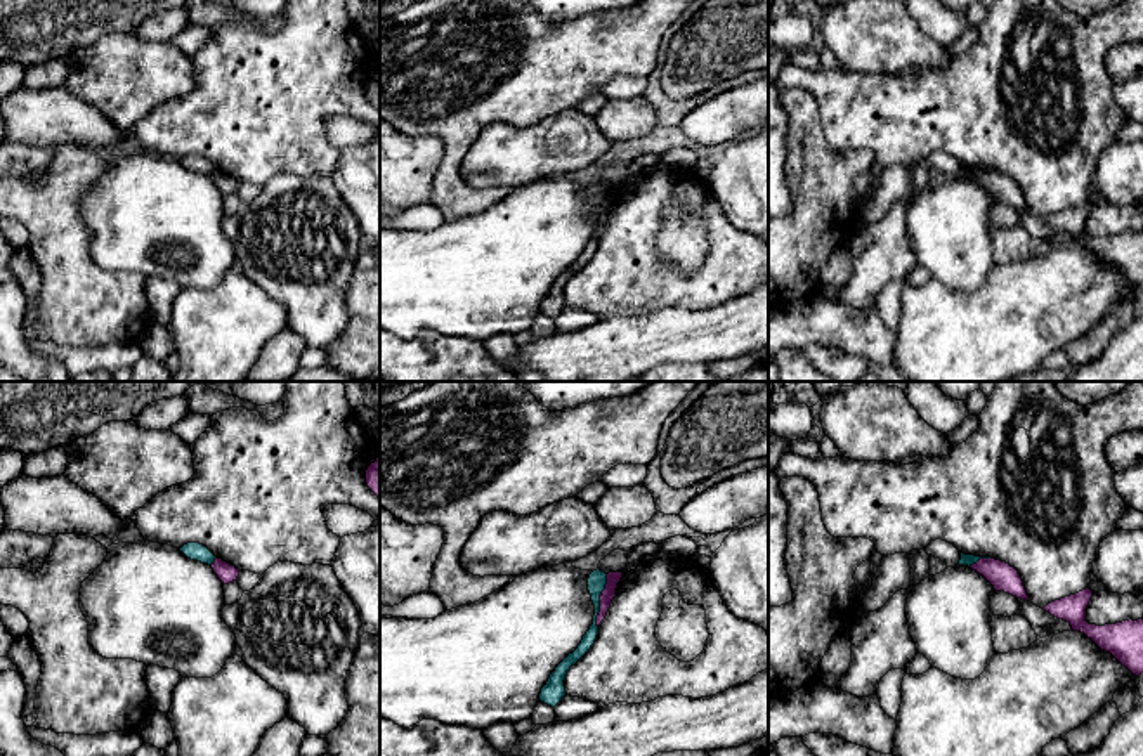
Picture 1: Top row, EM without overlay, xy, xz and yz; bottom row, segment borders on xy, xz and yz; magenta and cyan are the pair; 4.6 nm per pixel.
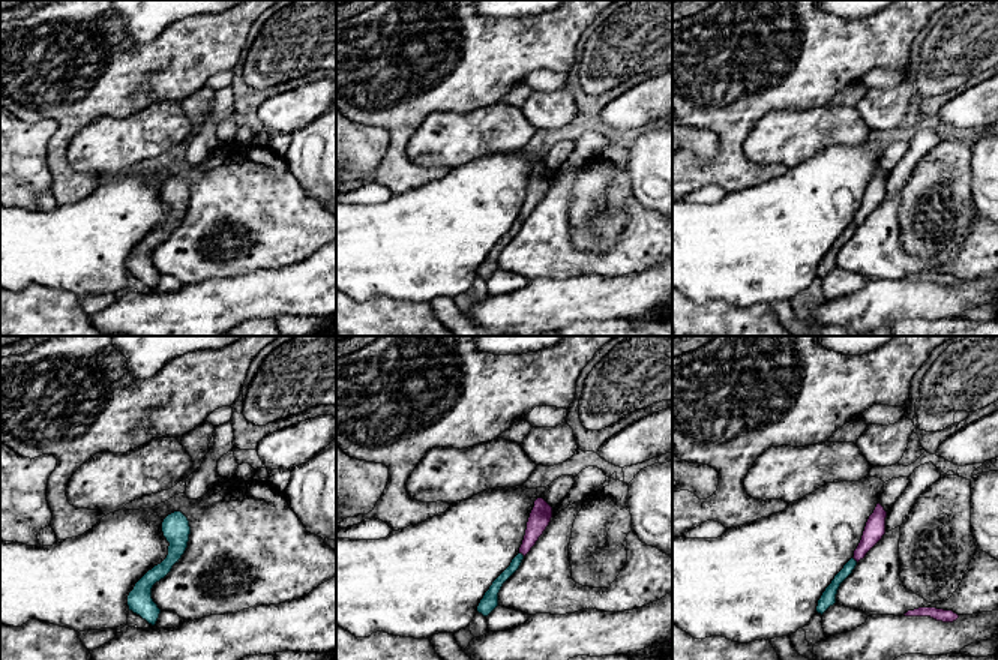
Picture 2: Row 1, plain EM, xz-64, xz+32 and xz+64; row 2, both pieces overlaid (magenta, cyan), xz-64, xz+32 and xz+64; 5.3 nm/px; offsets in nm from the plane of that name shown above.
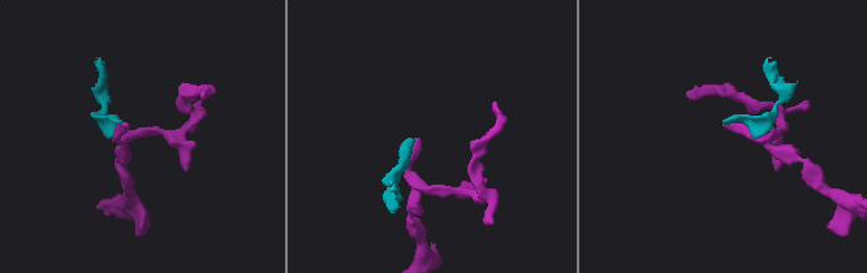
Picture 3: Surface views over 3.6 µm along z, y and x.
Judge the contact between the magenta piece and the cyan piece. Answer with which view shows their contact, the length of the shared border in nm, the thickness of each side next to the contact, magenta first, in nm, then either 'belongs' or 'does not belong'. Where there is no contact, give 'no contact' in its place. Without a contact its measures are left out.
contact in xz; length 260 nm; calibres 70 and 90 nm; does not belong

